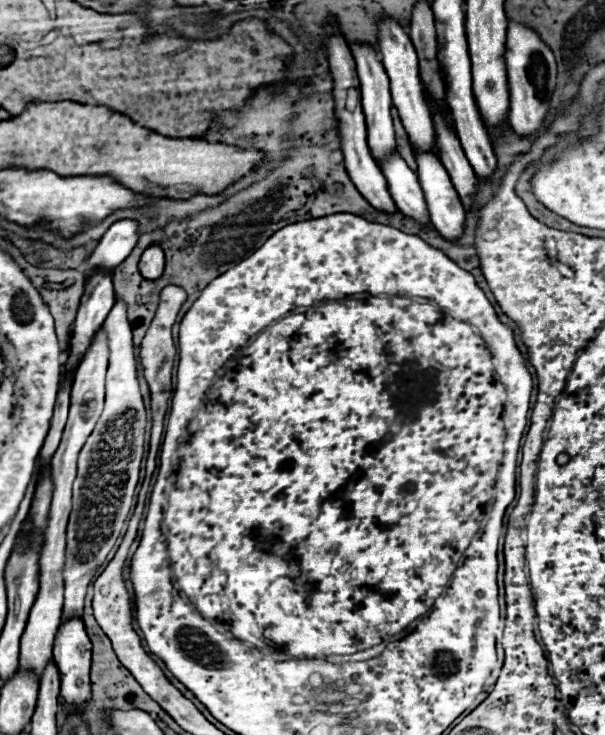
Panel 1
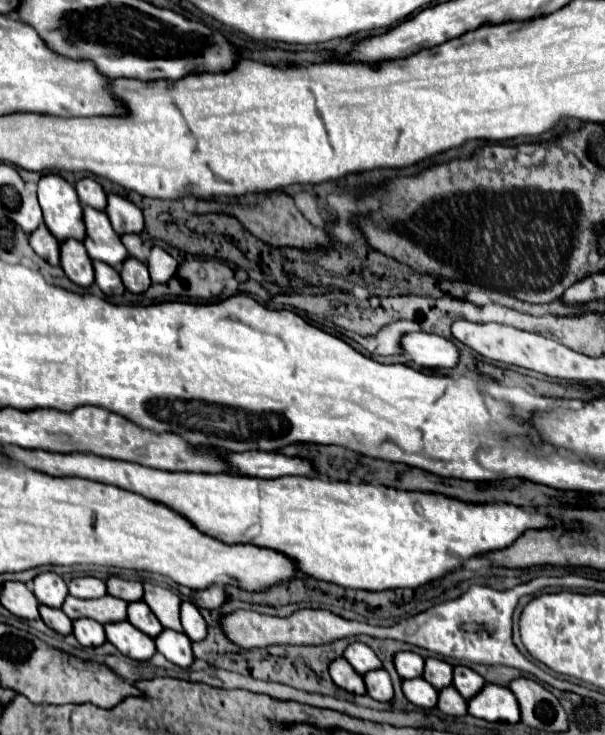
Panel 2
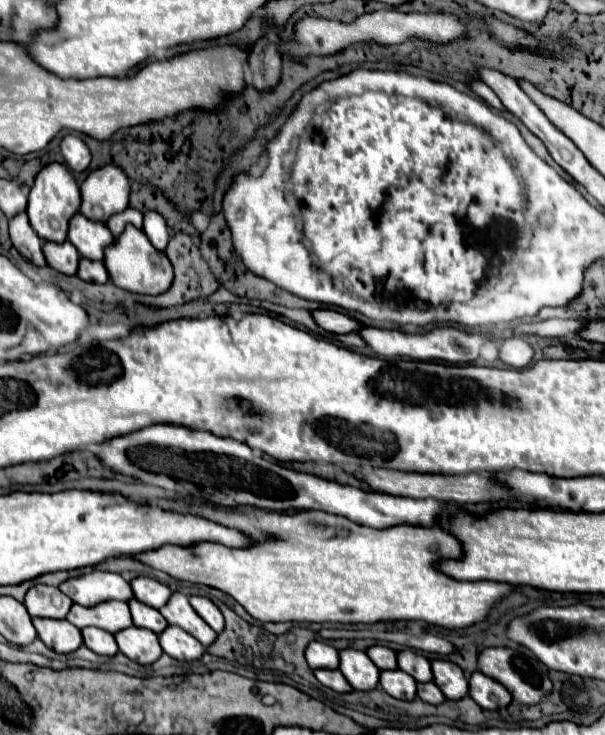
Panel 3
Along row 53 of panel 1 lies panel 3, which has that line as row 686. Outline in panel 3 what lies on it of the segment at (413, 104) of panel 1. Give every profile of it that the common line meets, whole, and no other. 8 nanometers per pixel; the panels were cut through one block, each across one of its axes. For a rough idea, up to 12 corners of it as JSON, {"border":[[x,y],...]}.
{"border":[[382,670],[380,686],[398,700],[416,696],[416,680]]}

